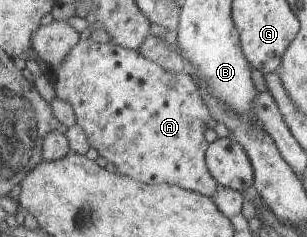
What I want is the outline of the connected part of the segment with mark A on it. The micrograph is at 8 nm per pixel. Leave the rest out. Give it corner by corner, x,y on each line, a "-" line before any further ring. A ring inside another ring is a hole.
91,39
80,41
72,51
69,52
69,56
61,62
56,68
53,68
56,73
56,80
53,88
56,92
56,96
65,102
69,102
72,106
77,119
77,124
82,125
85,131
88,133
91,146
98,150
102,158
106,159
106,162
114,163
119,173
128,175
129,178
140,179
141,181
152,183
153,185
178,185
182,188
205,194
210,198
217,193
220,189
219,182
214,178
214,175
210,172
207,165
207,153
209,152
210,143
206,142
204,138
204,132
206,132
206,122
213,118
209,106
206,104
205,98
201,95
201,90
195,81
195,78
189,71
185,70
178,74
170,70
166,70
162,65
154,62
152,59
146,58
141,51
135,51
134,49
128,49
122,47
116,43
98,43
93,42

